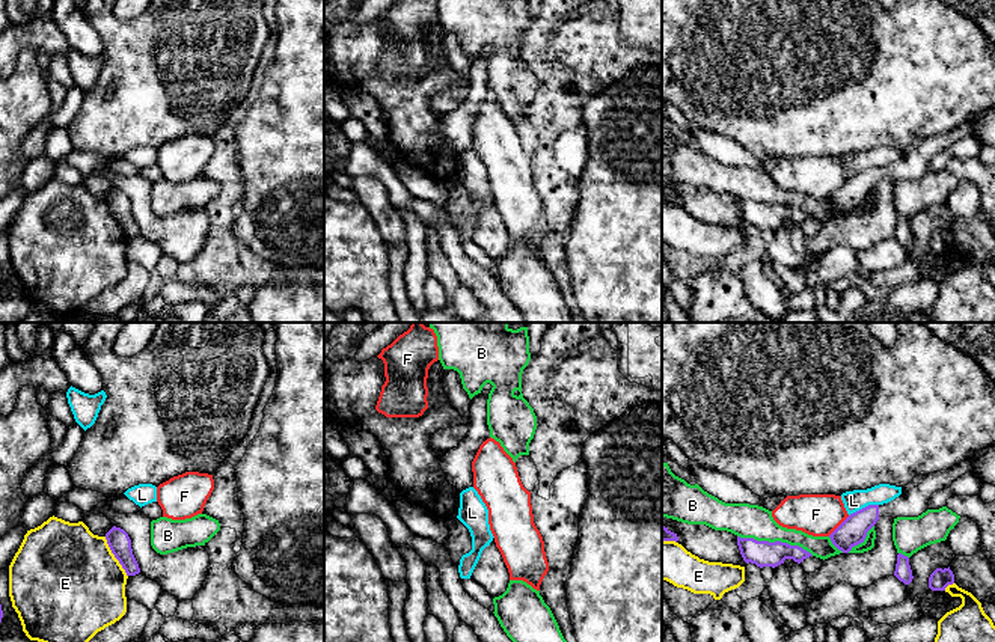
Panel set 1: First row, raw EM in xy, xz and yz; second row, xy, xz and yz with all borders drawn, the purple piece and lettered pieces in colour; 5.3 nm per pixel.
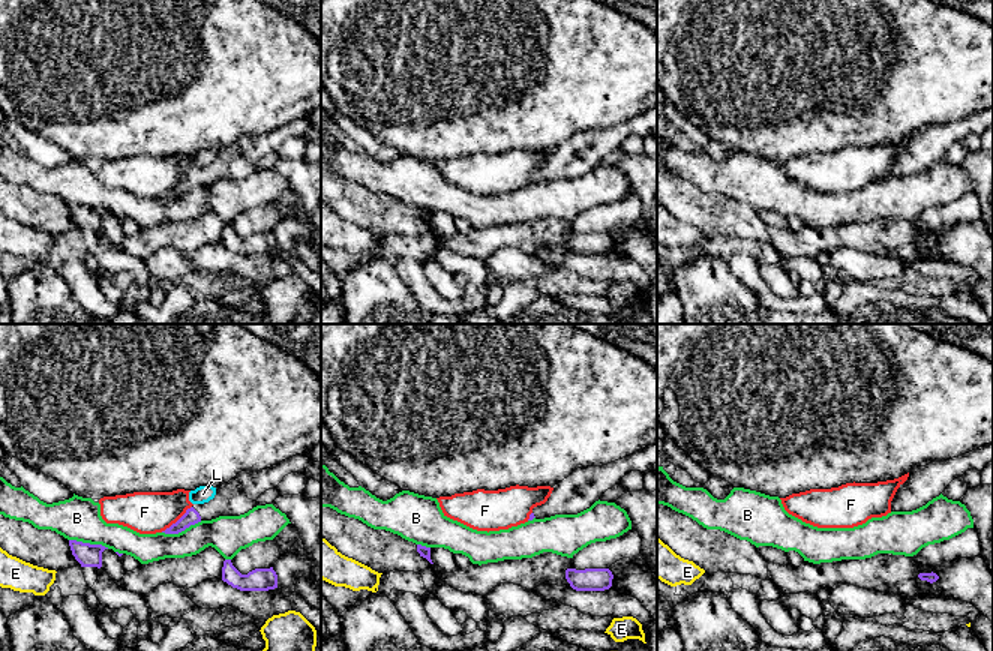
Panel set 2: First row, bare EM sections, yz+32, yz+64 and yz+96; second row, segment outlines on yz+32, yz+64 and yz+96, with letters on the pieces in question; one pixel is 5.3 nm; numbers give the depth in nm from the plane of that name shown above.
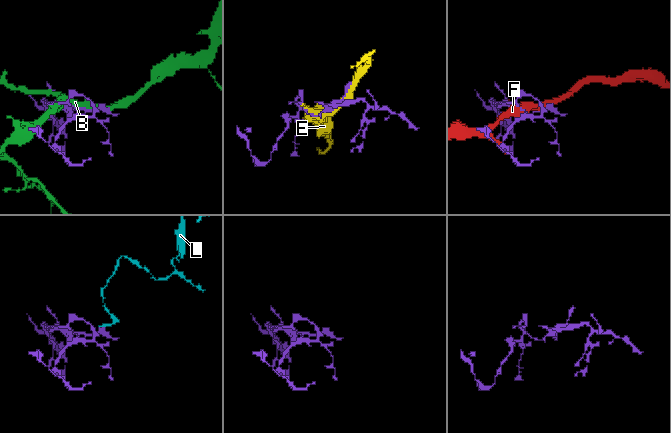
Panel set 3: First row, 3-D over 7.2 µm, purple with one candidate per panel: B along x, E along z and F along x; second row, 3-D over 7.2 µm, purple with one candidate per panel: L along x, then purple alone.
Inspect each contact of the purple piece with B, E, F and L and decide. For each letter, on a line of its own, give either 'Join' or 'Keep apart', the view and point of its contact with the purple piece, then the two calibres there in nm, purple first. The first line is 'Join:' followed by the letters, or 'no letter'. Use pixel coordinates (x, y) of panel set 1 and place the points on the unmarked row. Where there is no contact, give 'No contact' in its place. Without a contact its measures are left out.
Join: no letter
B: Keep apart. Touches purple at yz (775, 204). Thickness 140 nm (purple) against 180 nm
E: Keep apart. Touches purple at xy (115, 219). Thickness 120 nm (purple) against 500 nm
F: Keep apart. Touches purple at yz (840, 187). Thickness 150 nm (purple) against 220 nm
L: Keep apart. Touches purple at yz (863, 171). Thickness 150 nm (purple) against 110 nm

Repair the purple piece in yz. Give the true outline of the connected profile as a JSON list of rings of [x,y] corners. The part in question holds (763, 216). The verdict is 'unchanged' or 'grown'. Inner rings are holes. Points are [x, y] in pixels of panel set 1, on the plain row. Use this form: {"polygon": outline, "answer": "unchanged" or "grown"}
{"polygon": [[[737,199],[737,208],[743,223],[746,226],[755,226],[760,231],[775,231],[784,226],[785,222],[793,222],[794,225],[801,226],[804,222],[813,219],[799,208],[790,208],[781,203],[769,205]]], "answer": "unchanged"}

